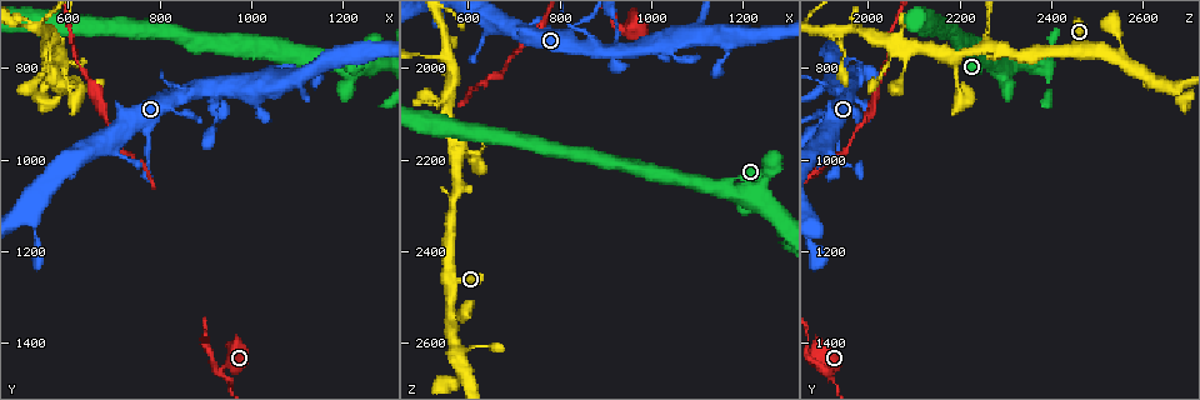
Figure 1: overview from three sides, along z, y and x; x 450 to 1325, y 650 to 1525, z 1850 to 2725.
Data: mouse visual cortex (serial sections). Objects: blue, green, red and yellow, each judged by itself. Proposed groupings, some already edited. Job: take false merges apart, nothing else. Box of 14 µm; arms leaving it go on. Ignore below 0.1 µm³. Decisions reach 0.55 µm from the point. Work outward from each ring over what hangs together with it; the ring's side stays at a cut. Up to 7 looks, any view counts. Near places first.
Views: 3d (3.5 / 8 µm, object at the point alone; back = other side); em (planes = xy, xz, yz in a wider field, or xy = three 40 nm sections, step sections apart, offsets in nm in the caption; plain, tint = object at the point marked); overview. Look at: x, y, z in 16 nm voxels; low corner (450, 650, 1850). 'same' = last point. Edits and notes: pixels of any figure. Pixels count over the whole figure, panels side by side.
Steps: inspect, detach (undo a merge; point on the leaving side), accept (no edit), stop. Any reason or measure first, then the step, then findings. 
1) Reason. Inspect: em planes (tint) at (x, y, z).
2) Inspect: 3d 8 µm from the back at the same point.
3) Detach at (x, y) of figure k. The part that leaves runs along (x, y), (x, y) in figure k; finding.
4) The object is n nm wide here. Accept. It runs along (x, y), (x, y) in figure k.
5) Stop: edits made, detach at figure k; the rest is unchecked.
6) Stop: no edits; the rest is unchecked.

Sudden change in width. Inspect: 3d 3.5 µm from the back at (605, 850, 2200).

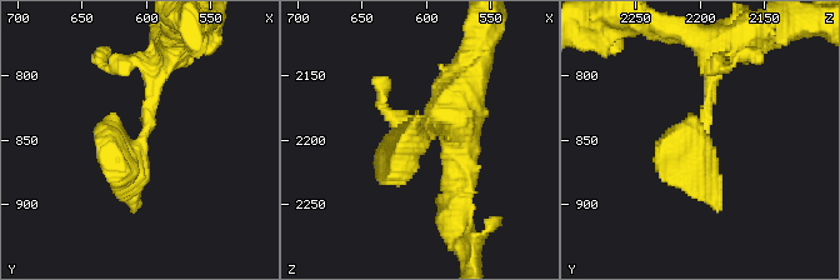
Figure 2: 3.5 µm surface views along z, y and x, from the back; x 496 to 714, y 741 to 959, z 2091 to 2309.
Inspect: em planes (tint) at (600, 848, 2200).

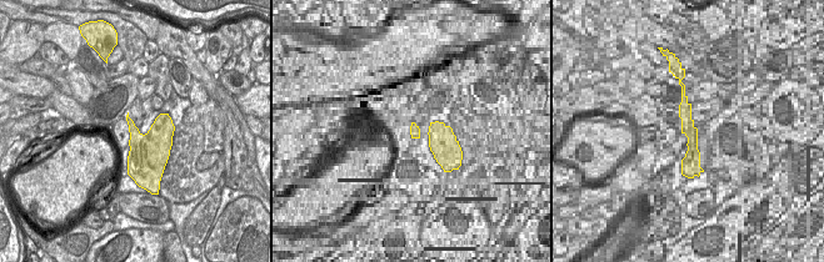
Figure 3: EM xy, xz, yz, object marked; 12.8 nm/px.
Accept. It runs along (171, 58), (129, 154), (133, 208) in figure 2; all the same cell.

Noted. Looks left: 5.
Small branch off a trunk. Inspect: 3d 3.5 µm at (870, 850, 1940).

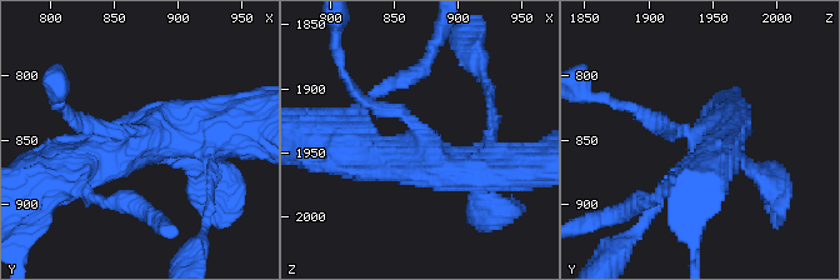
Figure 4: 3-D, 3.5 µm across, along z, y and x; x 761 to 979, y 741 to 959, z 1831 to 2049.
3 arms meet here; the arms are 150, 450, 500 nm wide. Inspect: em planes (tint) at (868, 850, 1940).

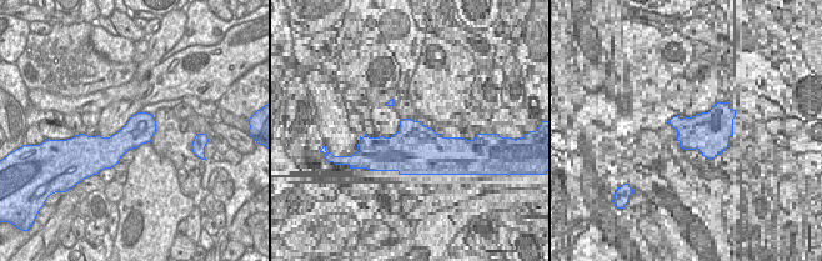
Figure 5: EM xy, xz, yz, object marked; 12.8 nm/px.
Accept. It runs along (65, 170), (153, 135), (223, 131) in figure 4; all the same cell.

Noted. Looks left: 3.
Three-way junction. Inspect: 3d 3.5 µm at (980, 845, 1950).

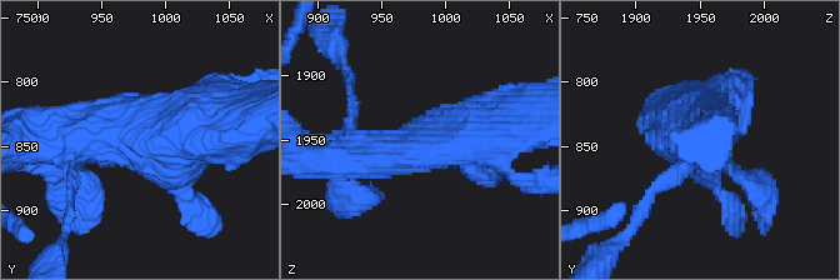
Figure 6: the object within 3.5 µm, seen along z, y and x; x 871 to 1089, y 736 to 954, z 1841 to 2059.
Inspect: em planes (tint) at (984, 844, 1954).

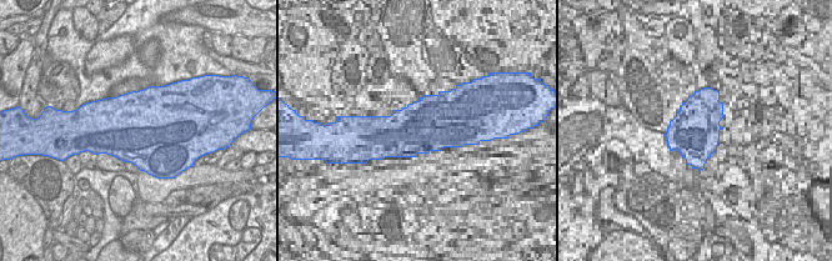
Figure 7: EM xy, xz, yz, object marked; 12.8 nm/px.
Accept. It runs along (343, 154), (408, 150), (500, 129) in figure 6; all the same cell.

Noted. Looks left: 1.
Stop: no edits; the rest is unchecked.

